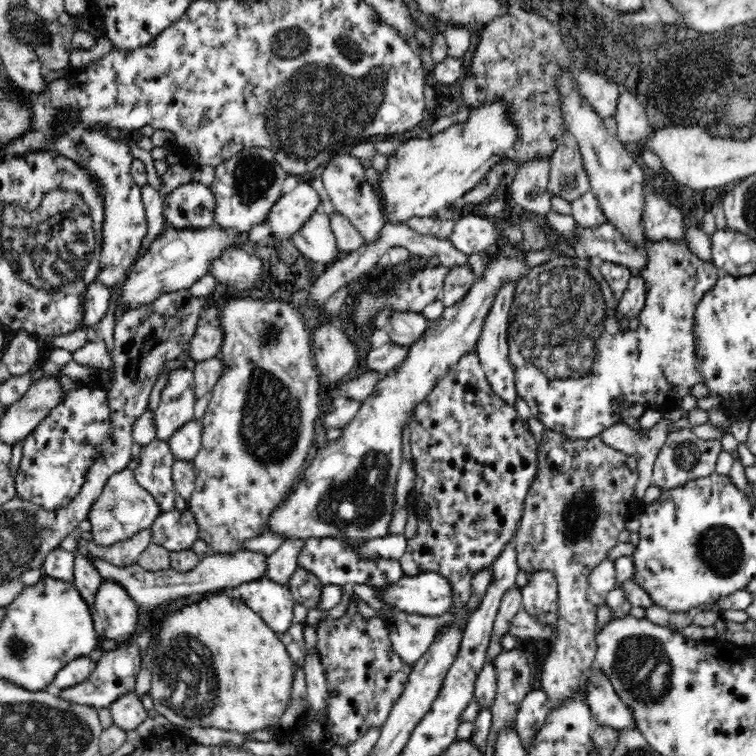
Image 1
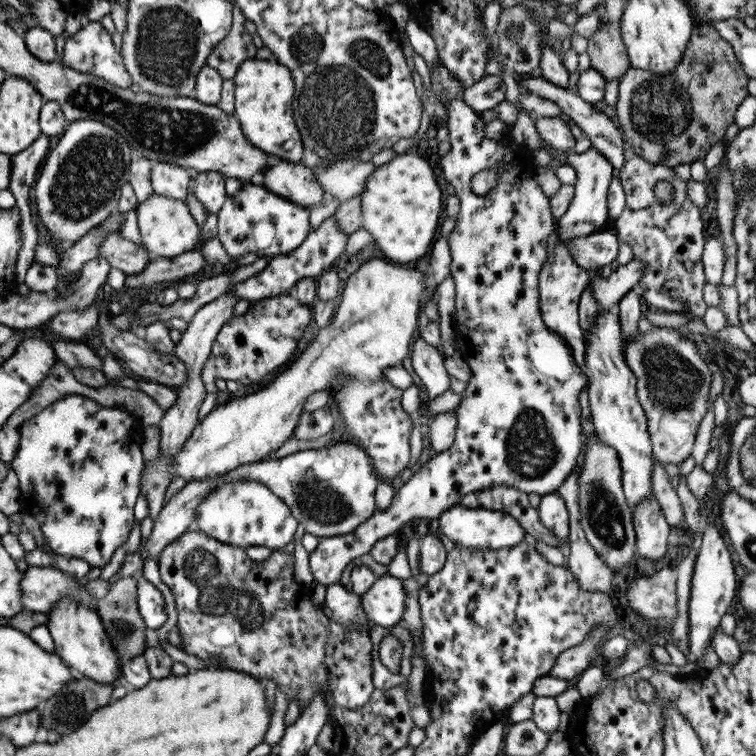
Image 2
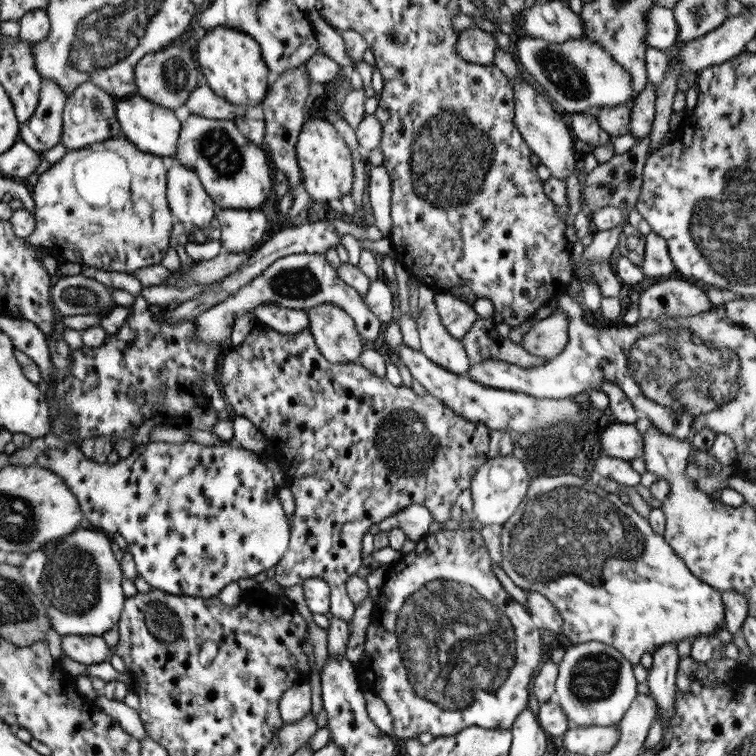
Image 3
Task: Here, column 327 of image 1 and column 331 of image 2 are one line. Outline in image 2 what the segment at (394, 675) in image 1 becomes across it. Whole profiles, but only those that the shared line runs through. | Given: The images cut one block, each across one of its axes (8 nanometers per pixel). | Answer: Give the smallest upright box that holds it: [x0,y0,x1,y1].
[156,528,374,725]

